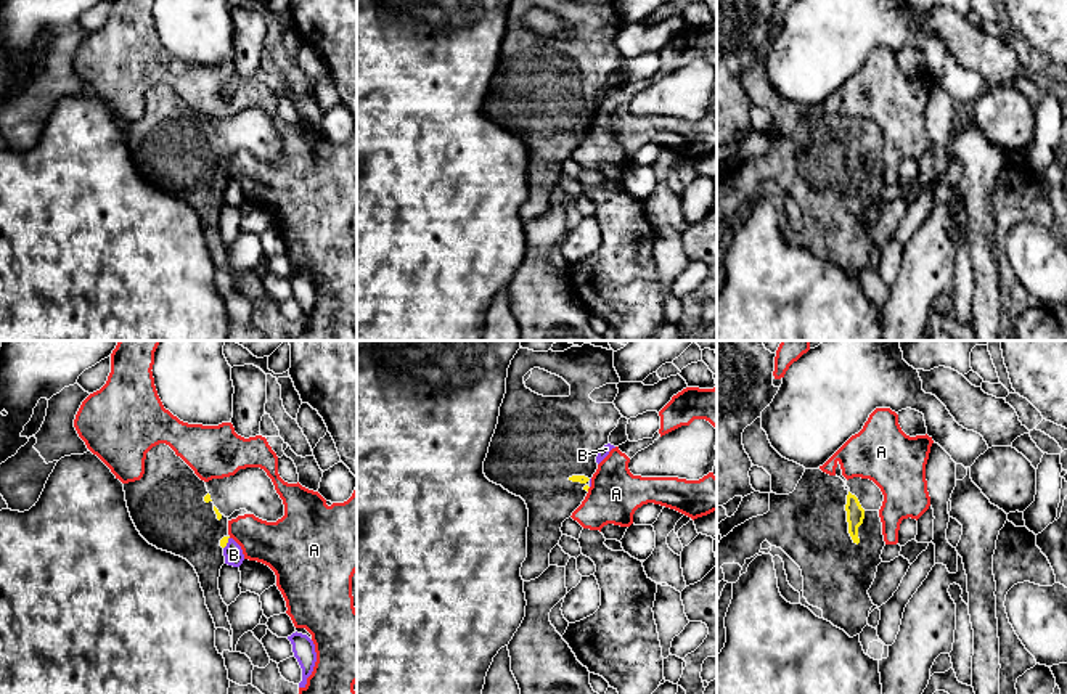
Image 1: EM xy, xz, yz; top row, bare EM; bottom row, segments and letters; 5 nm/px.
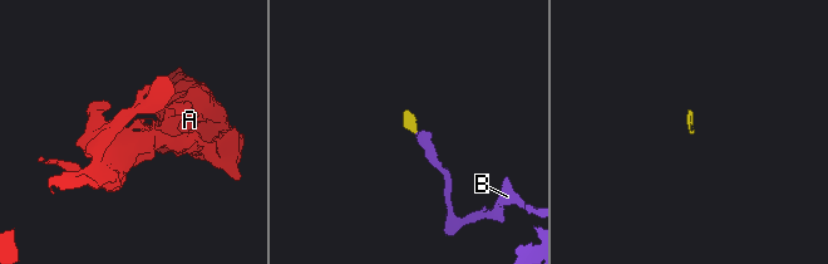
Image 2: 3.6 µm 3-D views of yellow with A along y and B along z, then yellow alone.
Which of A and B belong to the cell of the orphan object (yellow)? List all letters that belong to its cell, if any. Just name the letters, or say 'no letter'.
no letter

